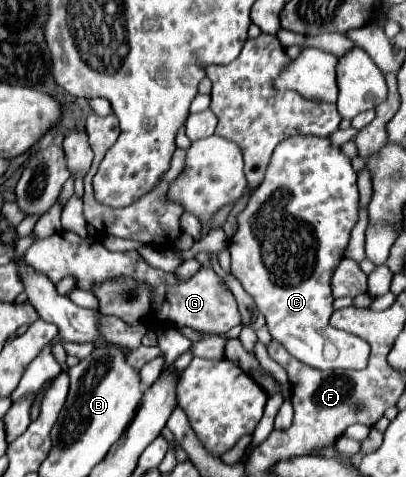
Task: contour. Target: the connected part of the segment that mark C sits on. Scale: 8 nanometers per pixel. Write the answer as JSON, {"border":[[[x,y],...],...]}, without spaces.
{"border":[[[312,134],[290,136],[276,146],[262,184],[252,192],[246,208],[238,214],[238,232],[232,236],[228,246],[232,256],[232,274],[254,298],[258,310],[266,318],[272,338],[296,360],[312,368],[324,368],[324,362],[332,362],[332,370],[360,370],[368,364],[368,344],[358,336],[336,330],[328,324],[334,312],[330,278],[336,264],[344,258],[352,228],[358,220],[358,202],[356,172],[340,148],[332,146],[328,138]]]}

